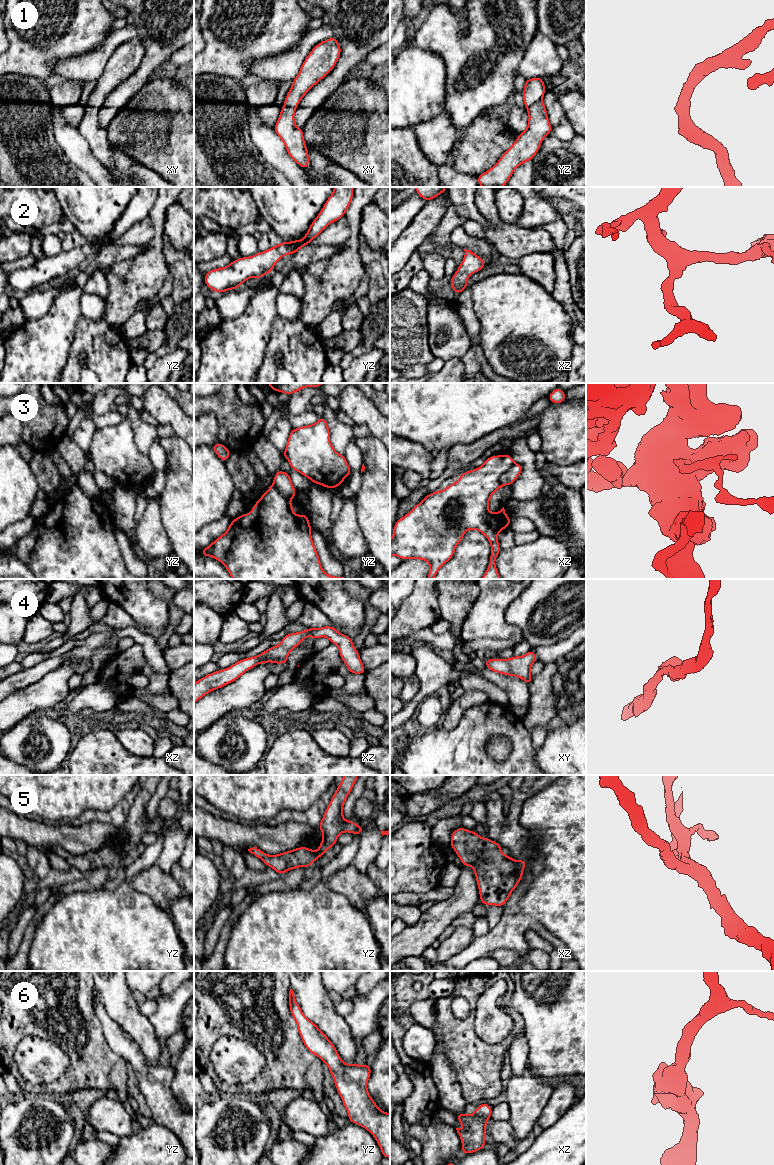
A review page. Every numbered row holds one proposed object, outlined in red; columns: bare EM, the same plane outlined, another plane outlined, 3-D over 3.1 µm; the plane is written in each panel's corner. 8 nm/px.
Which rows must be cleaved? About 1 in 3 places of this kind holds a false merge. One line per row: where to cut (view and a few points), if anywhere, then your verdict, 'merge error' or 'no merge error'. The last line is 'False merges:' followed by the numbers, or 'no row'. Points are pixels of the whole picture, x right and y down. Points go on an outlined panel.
1: no cut | no merge error
2: no cut | no merge error
3: xz (515, 463), (501, 475), (501, 485) | merge error
4: no cut | no merge error
5: no cut | no merge error
6: no cut | no merge error
False merges: 3

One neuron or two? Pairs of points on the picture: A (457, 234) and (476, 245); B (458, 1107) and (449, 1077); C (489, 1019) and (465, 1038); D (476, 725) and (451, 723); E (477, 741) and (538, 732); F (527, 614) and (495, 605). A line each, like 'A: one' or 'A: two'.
A: one
B: one
C: two
D: two
E: two
F: two

